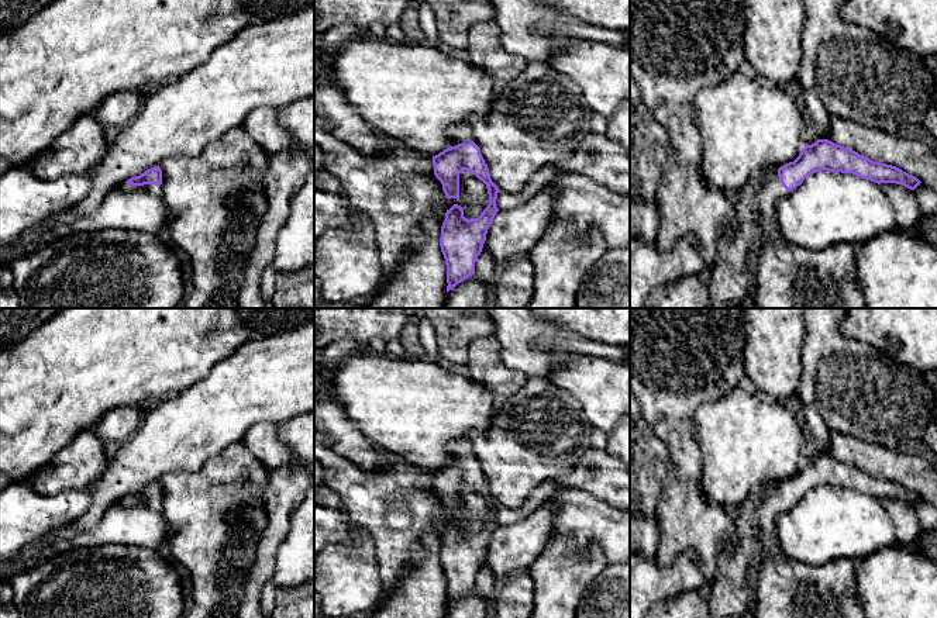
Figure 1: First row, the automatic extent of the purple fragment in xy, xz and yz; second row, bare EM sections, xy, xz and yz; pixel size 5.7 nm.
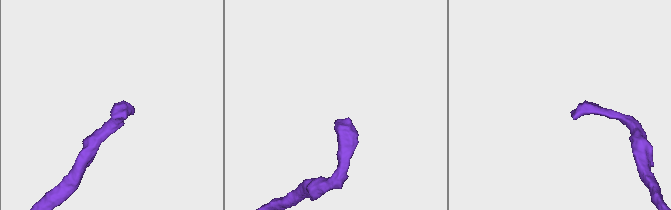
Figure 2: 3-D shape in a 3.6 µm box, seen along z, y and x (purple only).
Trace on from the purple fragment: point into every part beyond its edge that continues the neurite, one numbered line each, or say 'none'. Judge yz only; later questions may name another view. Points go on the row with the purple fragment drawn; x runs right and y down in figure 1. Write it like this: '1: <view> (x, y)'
1: yz (771, 190)

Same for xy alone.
1: xy (151, 189)

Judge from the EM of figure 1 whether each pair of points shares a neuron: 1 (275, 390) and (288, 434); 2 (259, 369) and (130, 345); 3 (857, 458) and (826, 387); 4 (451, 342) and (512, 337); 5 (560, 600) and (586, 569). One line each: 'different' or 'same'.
1: different
2: different
3: different
4: different
5: same

